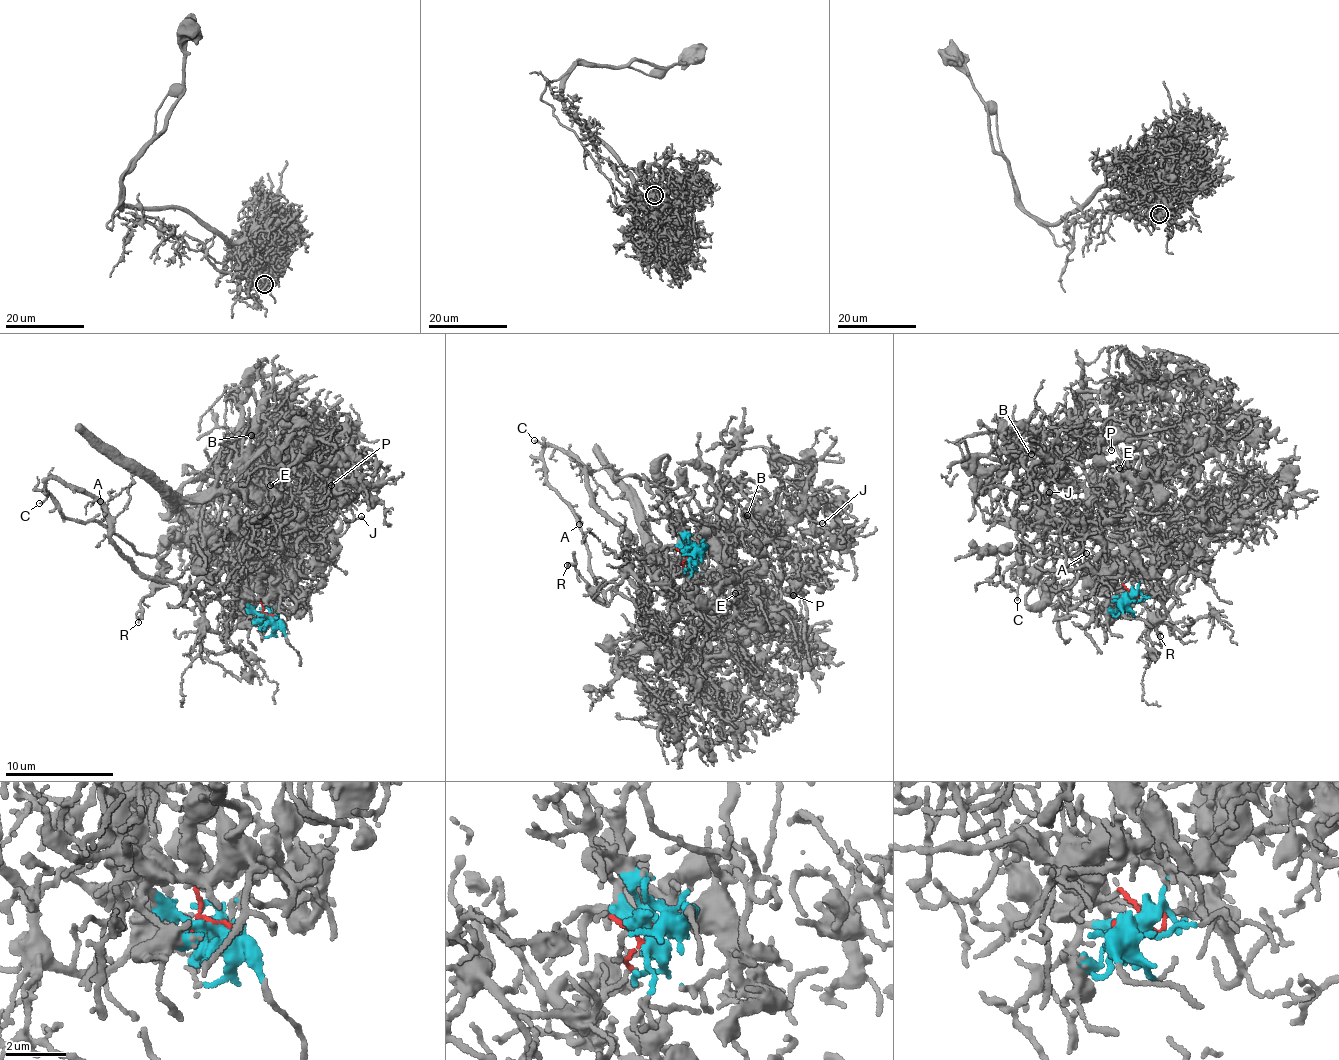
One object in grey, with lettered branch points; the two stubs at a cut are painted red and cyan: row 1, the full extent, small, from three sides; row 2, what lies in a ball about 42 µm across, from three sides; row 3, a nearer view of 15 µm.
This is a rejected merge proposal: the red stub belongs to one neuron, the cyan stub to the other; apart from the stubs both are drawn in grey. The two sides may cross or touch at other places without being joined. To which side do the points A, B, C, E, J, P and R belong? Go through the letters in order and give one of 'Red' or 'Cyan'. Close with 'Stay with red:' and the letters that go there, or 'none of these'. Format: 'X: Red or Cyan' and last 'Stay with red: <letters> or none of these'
A: Red
B: Cyan
C: Red
E: Cyan
J: Cyan
P: Cyan
R: Red
Stay with red: A, C, R

